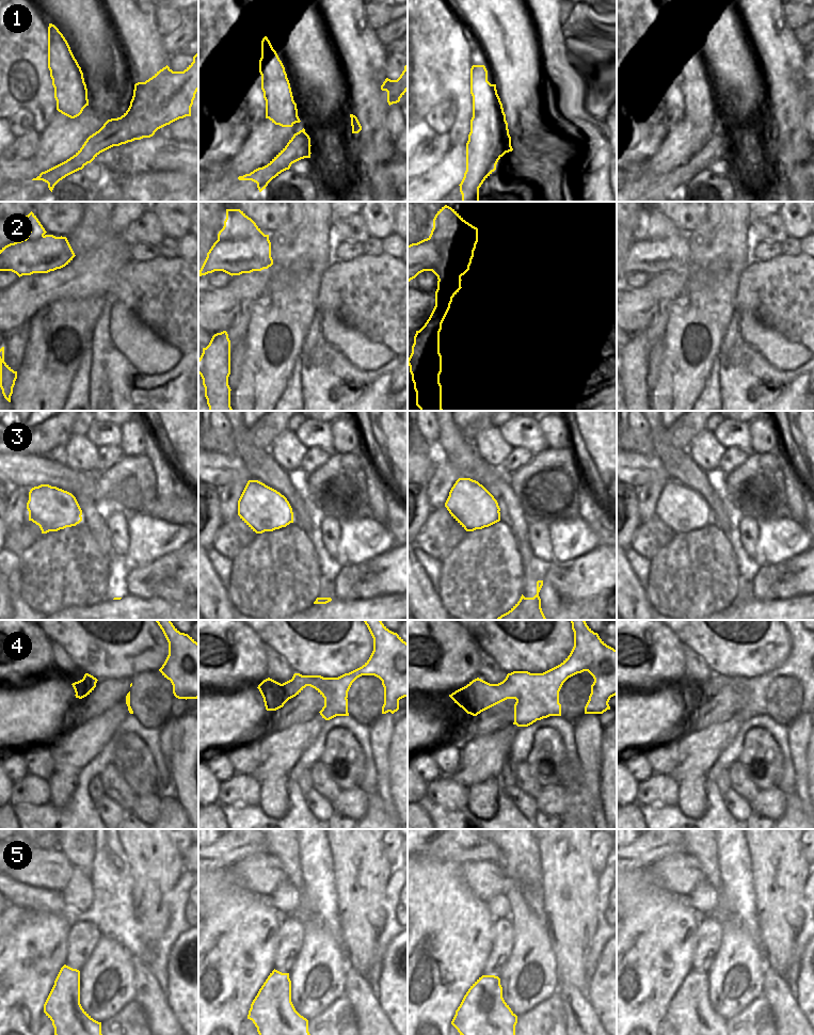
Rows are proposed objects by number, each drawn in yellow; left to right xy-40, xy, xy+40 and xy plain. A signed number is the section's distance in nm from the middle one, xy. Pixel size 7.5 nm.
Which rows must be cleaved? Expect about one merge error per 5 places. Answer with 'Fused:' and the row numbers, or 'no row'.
Fused: 2, 4

